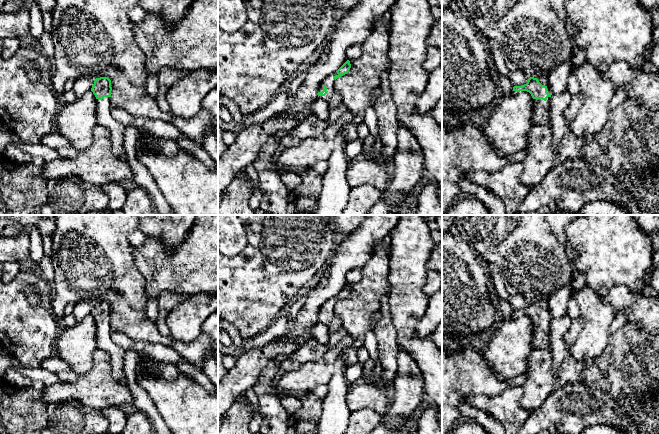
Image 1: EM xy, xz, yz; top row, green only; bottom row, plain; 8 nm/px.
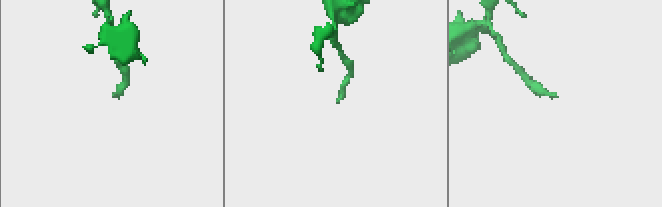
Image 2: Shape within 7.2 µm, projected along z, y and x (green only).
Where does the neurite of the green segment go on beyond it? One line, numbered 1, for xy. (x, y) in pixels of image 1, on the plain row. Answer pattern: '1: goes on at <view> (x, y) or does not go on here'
1: goes on at xy (104, 342)

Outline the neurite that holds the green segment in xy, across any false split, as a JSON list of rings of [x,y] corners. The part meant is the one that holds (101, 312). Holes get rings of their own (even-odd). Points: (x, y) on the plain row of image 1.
[[[100,301],[94,304],[91,315],[97,323],[97,349],[107,352],[111,356],[112,374],[115,380],[126,384],[126,375],[123,369],[125,350],[111,339],[111,304]]]

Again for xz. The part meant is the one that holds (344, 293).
[[[347,284],[336,296],[329,299],[321,308],[318,314],[318,322],[329,326],[334,318],[335,304],[349,296],[351,292],[350,285]]]

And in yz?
[[[530,301],[526,308],[514,310],[513,315],[527,315],[533,322],[533,346],[535,349],[551,350],[550,321],[552,316],[548,310],[542,309],[537,302]]]

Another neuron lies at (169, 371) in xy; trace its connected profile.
[[[150,361],[145,365],[145,370],[148,373],[164,378],[167,381],[173,381],[181,374],[175,363],[163,363],[159,361]]]

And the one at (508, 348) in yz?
[[[520,315],[491,329],[482,353],[500,378],[510,381],[528,370],[529,356],[535,349],[533,328],[531,318]]]

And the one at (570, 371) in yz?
[[[577,317],[571,321],[568,331],[564,334],[564,340],[567,345],[567,351],[563,362],[558,369],[558,379],[561,384],[580,384],[582,382],[582,373],[586,361],[575,361],[570,350],[583,326],[583,318]]]

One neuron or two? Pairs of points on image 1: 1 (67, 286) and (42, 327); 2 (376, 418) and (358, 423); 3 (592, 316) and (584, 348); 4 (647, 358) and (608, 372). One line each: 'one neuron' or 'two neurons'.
1: two neurons
2: one neuron
3: one neuron
4: one neuron

